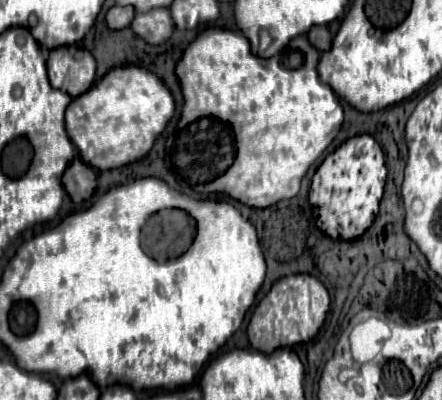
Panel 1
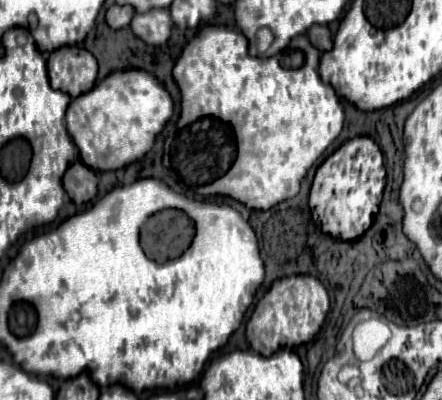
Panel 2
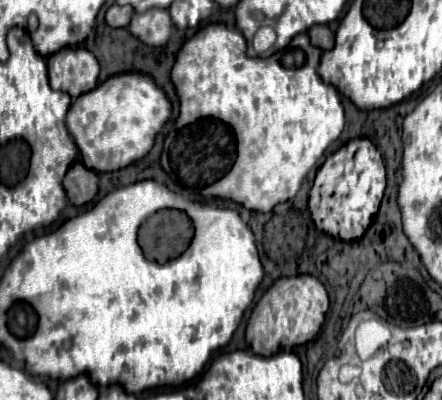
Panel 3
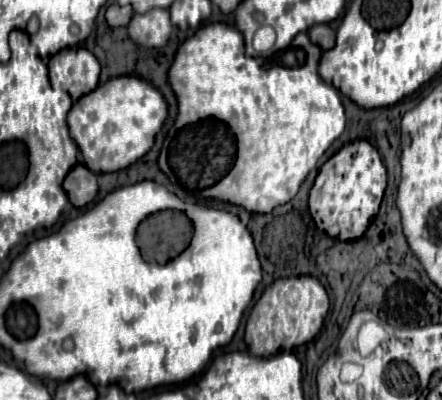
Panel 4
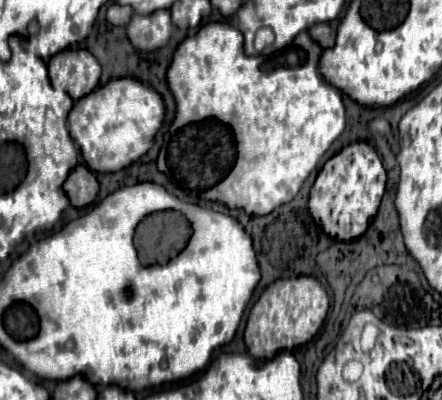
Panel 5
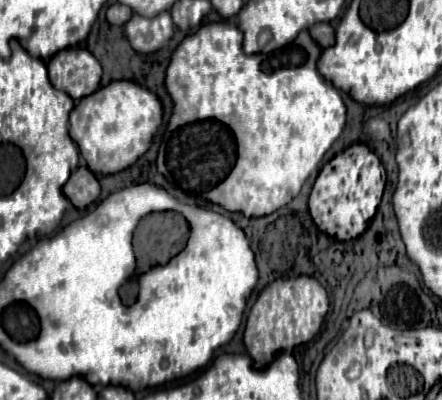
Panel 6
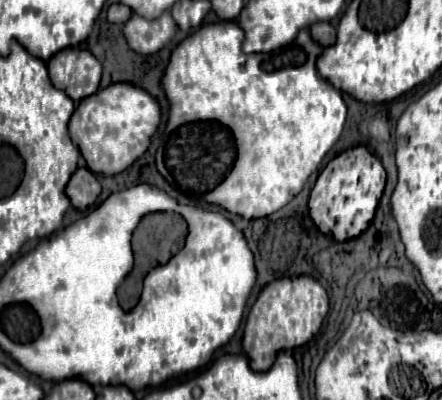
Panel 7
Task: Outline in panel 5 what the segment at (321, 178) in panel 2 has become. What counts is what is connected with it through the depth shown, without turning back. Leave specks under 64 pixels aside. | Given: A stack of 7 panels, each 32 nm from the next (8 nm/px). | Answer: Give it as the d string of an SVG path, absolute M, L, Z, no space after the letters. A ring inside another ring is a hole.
M354 142L332 156L320 170L308 199L308 210L322 232L334 240L354 240L362 236L378 212L386 189L386 170L380 156L366 142Z

